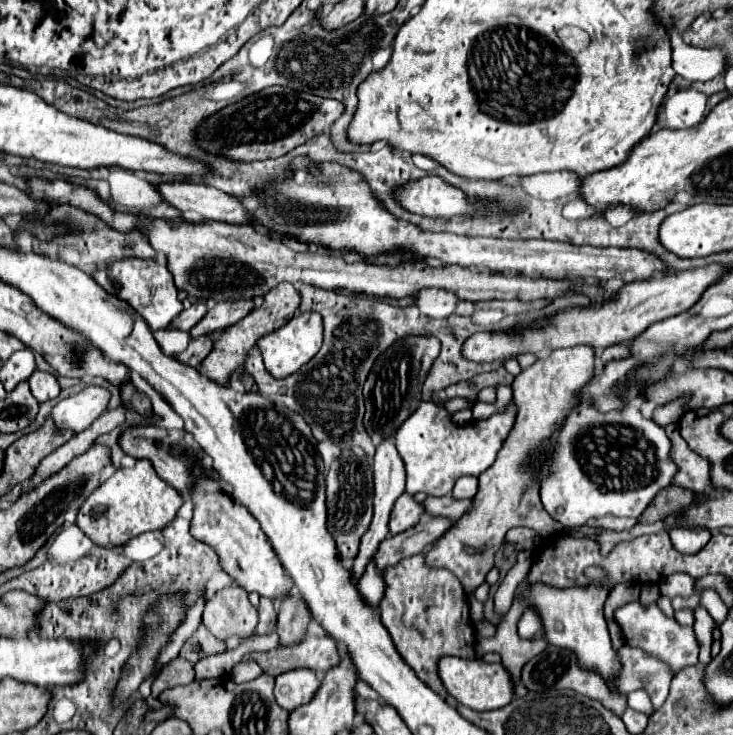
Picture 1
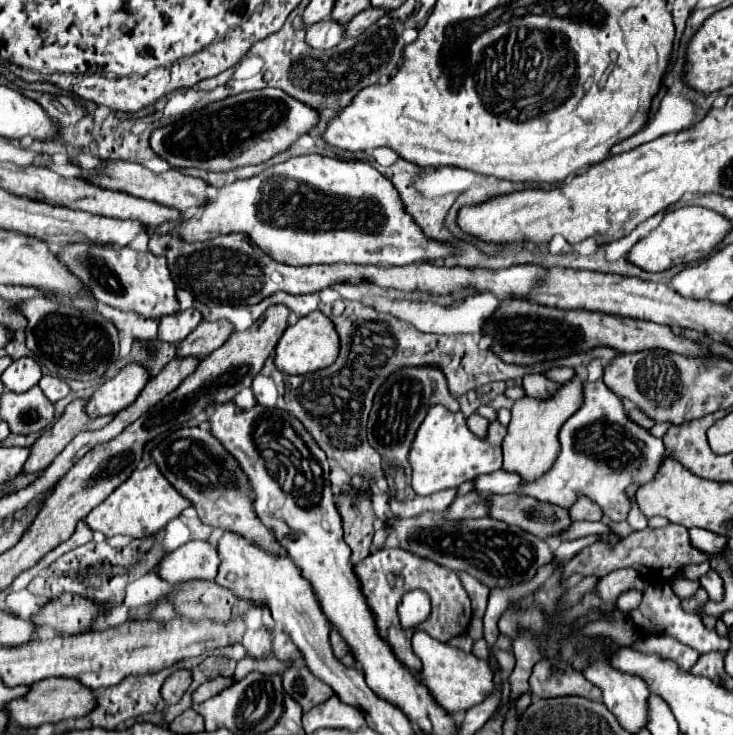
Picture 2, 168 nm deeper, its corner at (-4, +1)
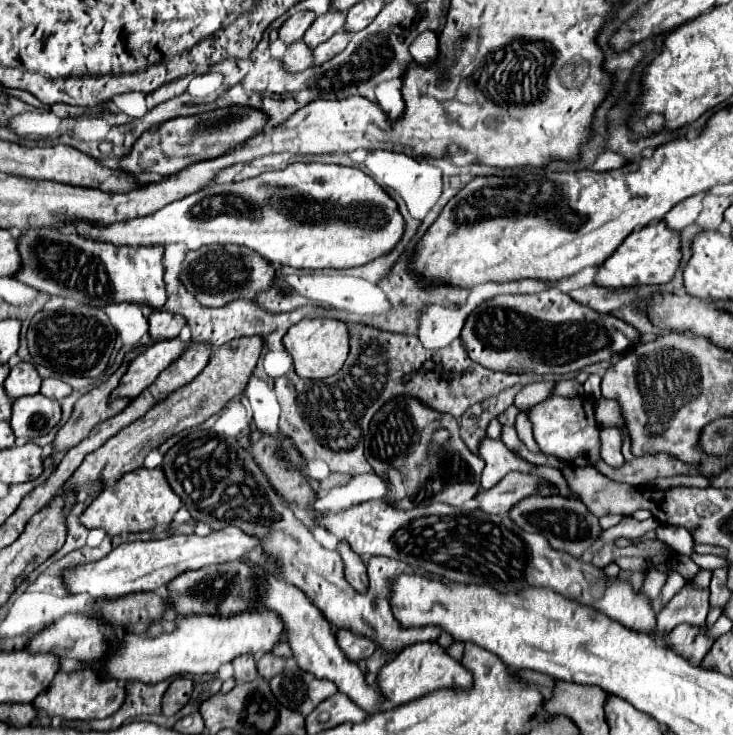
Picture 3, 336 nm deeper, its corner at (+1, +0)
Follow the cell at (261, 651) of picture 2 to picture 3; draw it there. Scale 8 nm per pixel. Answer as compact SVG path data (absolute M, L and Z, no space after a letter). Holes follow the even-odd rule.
M241 655L233 659L233 667L235 667L235 679L237 681L253 681L257 679L257 661L253 655Z

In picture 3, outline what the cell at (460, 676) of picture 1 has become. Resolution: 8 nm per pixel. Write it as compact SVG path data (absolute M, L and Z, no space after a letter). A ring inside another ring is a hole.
M413 643L379 671L379 687L387 701L393 705L403 705L439 689L471 689L473 673L455 661L439 643Z

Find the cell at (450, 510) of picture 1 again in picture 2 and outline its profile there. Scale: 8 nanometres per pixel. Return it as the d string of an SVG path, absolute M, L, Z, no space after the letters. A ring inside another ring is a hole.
M492 494L490 502L492 502L492 508L490 508L492 518L520 526L522 530L542 540L558 536L560 532L572 526L568 508L558 508L556 504L534 500L532 496Z

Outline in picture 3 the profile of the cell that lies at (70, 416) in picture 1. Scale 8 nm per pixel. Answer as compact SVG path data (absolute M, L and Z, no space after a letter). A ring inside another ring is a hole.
M179 339L173 341L159 341L153 343L149 349L145 349L141 355L137 355L127 371L123 373L117 389L113 389L111 397L127 397L127 399L135 399L141 391L145 391L155 379L157 375L179 357L179 353L187 347L189 343L181 343Z

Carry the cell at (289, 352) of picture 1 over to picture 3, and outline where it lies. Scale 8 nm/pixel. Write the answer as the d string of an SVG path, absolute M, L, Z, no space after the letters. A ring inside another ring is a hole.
M319 317L313 321L303 319L287 331L287 335L283 337L283 345L285 351L293 357L293 367L299 377L325 379L337 373L345 363L349 353L349 333L347 325L339 319L327 319L327 317Z

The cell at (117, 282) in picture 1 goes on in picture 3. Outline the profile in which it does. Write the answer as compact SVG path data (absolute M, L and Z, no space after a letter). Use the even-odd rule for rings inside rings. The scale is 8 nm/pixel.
M29 229L25 235L19 237L19 249L21 259L25 261L25 271L21 271L21 279L25 285L35 287L41 293L59 295L65 299L81 301L85 305L93 307L107 307L115 303L137 303L147 305L151 309L161 309L167 301L165 293L165 267L163 267L163 247L115 247L109 243L97 243L85 237L79 237L77 233L67 233L63 229Z

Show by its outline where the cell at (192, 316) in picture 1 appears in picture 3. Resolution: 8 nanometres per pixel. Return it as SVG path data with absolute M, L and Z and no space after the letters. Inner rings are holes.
M157 309L157 311L153 311L151 317L149 317L149 335L153 337L153 341L175 339L185 323L187 323L187 321L185 321L183 315Z

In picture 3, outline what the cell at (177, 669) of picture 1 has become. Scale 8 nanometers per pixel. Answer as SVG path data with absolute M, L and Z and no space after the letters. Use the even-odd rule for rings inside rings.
M177 677L171 681L169 689L165 691L163 697L163 715L175 715L191 697L193 691L193 681L189 677Z

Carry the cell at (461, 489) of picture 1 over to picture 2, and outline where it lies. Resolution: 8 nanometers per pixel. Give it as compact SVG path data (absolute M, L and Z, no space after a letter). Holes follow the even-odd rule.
M602 380L598 382L584 382L584 402L582 406L562 424L558 440L560 440L560 454L554 466L538 480L526 482L518 478L514 472L498 470L490 474L478 476L476 492L482 494L524 494L534 496L544 502L558 504L562 508L570 508L578 496L588 496L600 504L606 518L612 522L626 520L630 510L630 500L624 488L632 482L640 486L646 480L652 480L660 468L664 456L664 444L660 438L648 434L648 430L634 424L622 400L606 388Z

